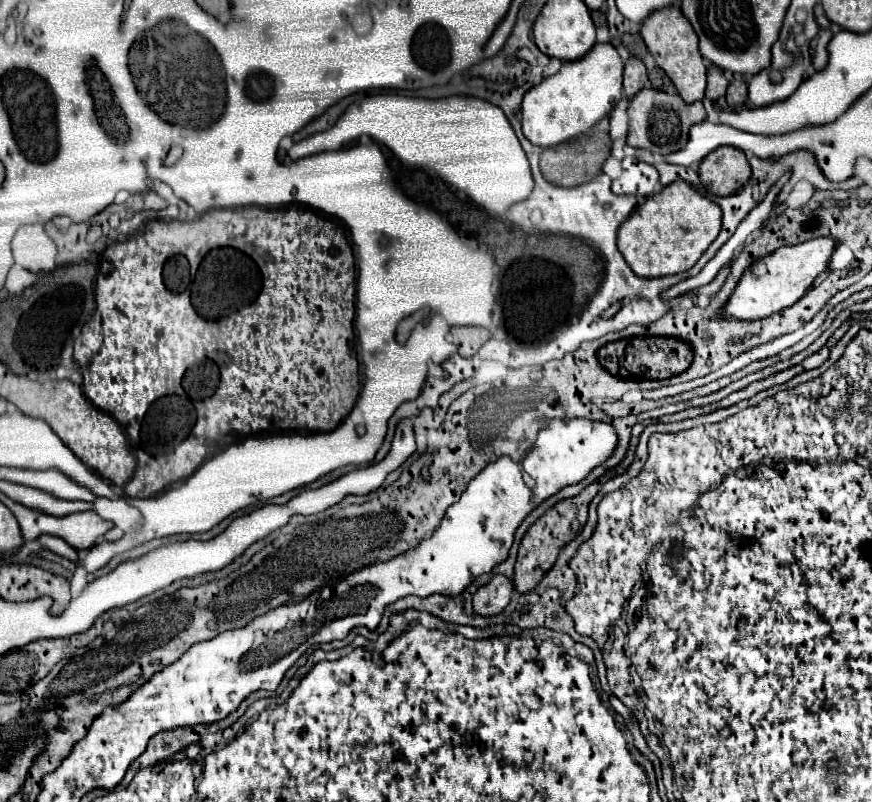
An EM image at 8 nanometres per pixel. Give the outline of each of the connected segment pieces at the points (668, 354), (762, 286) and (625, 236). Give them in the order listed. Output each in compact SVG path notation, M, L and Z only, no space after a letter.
M629 337L629 339L619 339L619 341L613 341L613 343L607 343L597 353L599 363L613 375L619 373L623 355L625 355L625 369L629 373L633 373L639 365L639 371L643 373L643 379L667 379L667 377L679 375L693 361L691 345L687 341L681 341L681 339L675 339L675 337Z
M819 237L819 239L799 243L799 245L779 247L775 253L755 261L749 267L749 271L741 277L729 303L725 305L723 309L725 315L731 319L739 319L739 321L753 321L753 319L769 317L785 307L791 307L807 293L815 277L829 267L829 261L831 261L831 255L837 243L839 243L837 239Z
M675 181L663 187L653 197L647 197L645 203L631 213L631 217L617 231L617 247L637 277L657 279L691 269L699 261L703 251L715 241L719 229L721 229L721 209L713 201L703 197L699 191L689 187L689 183Z

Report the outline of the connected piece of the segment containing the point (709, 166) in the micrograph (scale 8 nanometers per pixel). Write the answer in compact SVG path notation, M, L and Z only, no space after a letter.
M719 147L701 161L699 177L709 193L727 197L737 193L751 179L751 167L743 151Z

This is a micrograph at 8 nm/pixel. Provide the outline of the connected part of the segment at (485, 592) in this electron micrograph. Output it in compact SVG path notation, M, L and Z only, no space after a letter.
M495 575L485 587L479 587L473 595L473 611L483 617L499 615L511 599L513 581L505 575Z

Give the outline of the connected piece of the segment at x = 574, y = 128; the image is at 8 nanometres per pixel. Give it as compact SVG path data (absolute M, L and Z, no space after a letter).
M595 43L593 49L571 63L563 63L561 71L543 79L523 97L523 135L539 147L553 147L583 135L603 117L607 117L623 95L623 61L611 43Z

